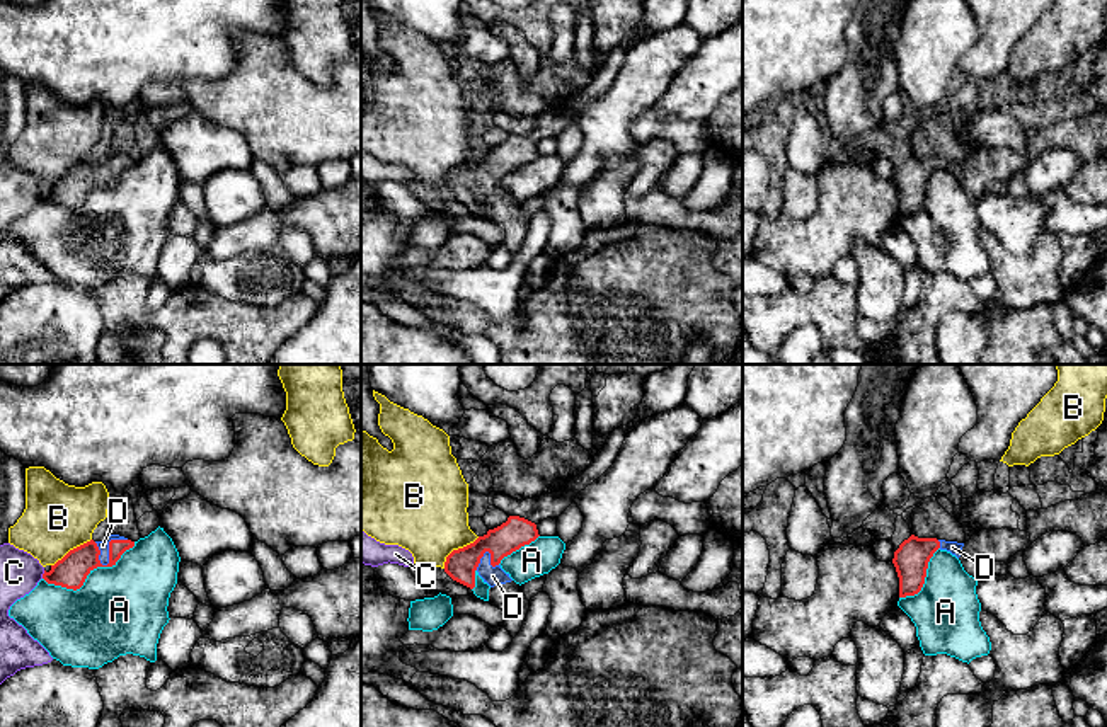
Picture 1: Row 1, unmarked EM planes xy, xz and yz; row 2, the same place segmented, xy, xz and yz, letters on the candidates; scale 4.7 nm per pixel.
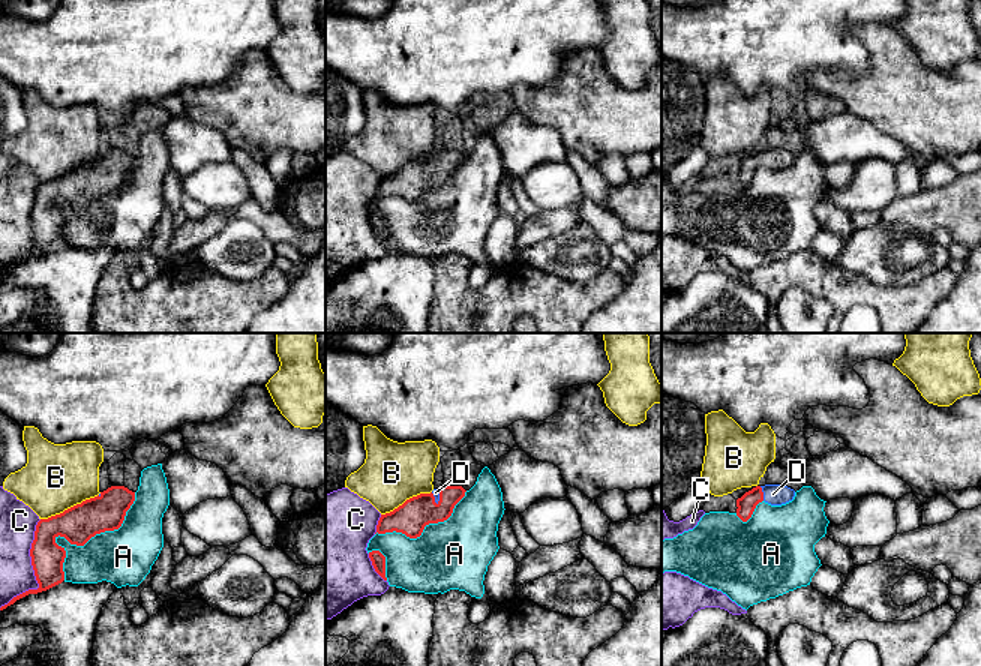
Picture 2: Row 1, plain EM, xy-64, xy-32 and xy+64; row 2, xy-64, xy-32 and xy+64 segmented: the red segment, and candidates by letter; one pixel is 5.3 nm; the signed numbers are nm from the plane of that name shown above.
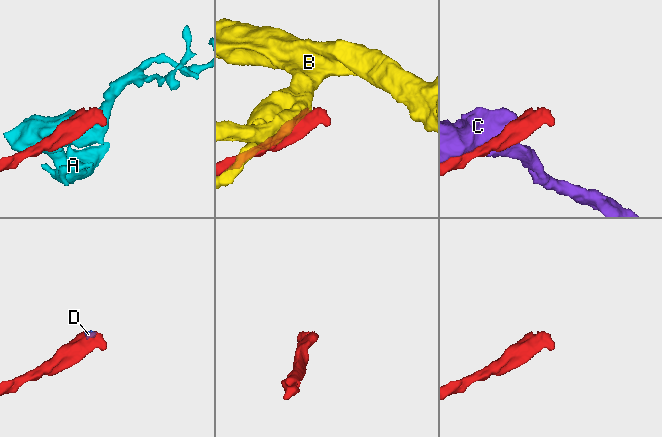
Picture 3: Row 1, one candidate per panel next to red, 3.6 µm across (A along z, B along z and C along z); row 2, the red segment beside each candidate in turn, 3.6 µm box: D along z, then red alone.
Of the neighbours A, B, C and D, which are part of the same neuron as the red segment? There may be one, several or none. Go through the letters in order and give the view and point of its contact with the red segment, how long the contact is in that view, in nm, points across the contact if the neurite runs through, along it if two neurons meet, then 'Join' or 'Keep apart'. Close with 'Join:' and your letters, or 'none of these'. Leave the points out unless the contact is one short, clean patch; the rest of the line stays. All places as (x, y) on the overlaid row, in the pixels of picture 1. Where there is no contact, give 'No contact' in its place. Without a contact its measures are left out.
A: Touches red at xy (87, 574). Shared border 480 nm. Keep apart
B: Touches red at xz (458, 549). Shared border 220 nm. Keep apart
C: Touches red at xy (43, 574). Shared border 40 nm. Keep apart
D: Touches red at xy (109, 549). Shared border 180 nm. Path across: xy (70, 572), (106, 564), (109, 549), (103, 545). Join
Join: D

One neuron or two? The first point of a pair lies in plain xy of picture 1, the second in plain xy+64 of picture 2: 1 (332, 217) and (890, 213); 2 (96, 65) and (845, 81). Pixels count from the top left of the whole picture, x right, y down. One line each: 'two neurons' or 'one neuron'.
1: one neuron
2: two neurons

